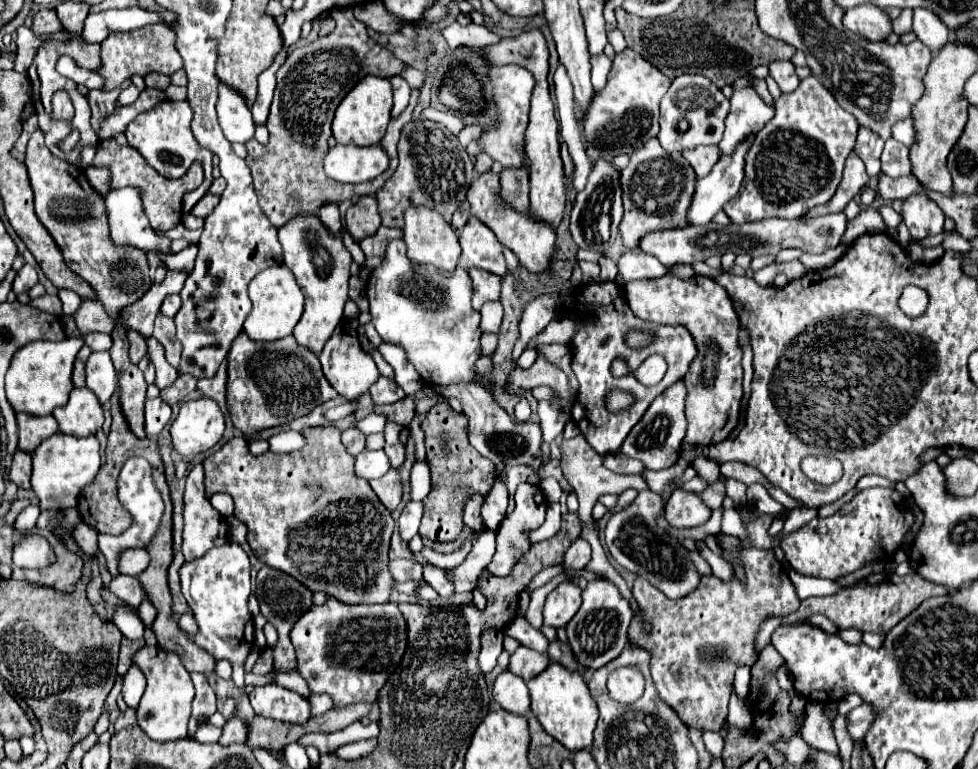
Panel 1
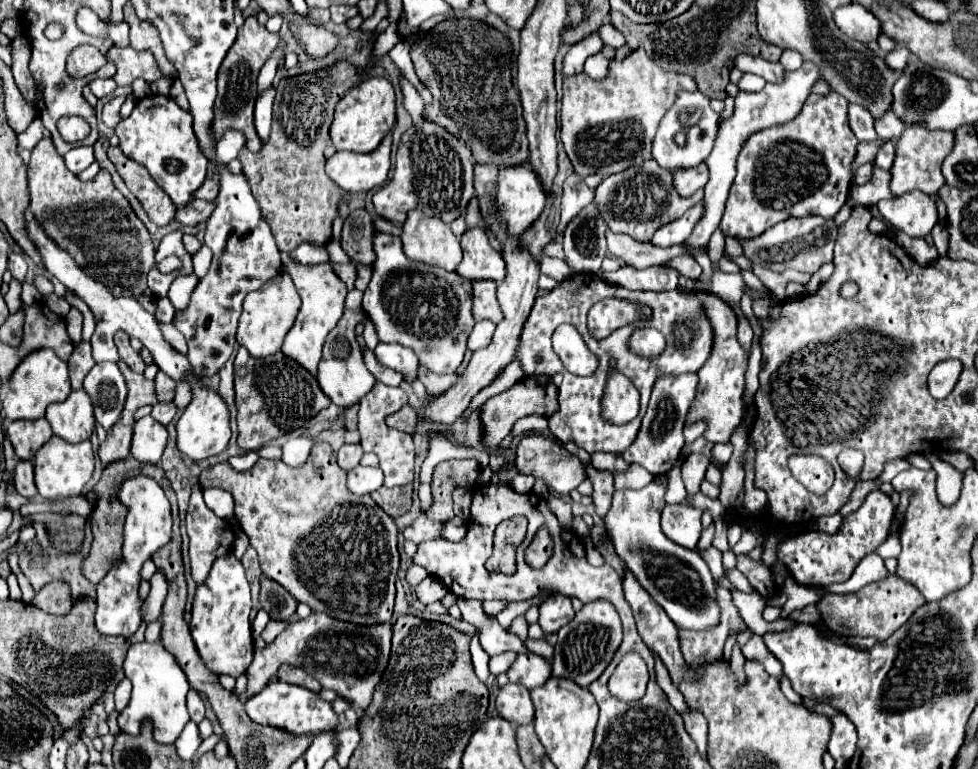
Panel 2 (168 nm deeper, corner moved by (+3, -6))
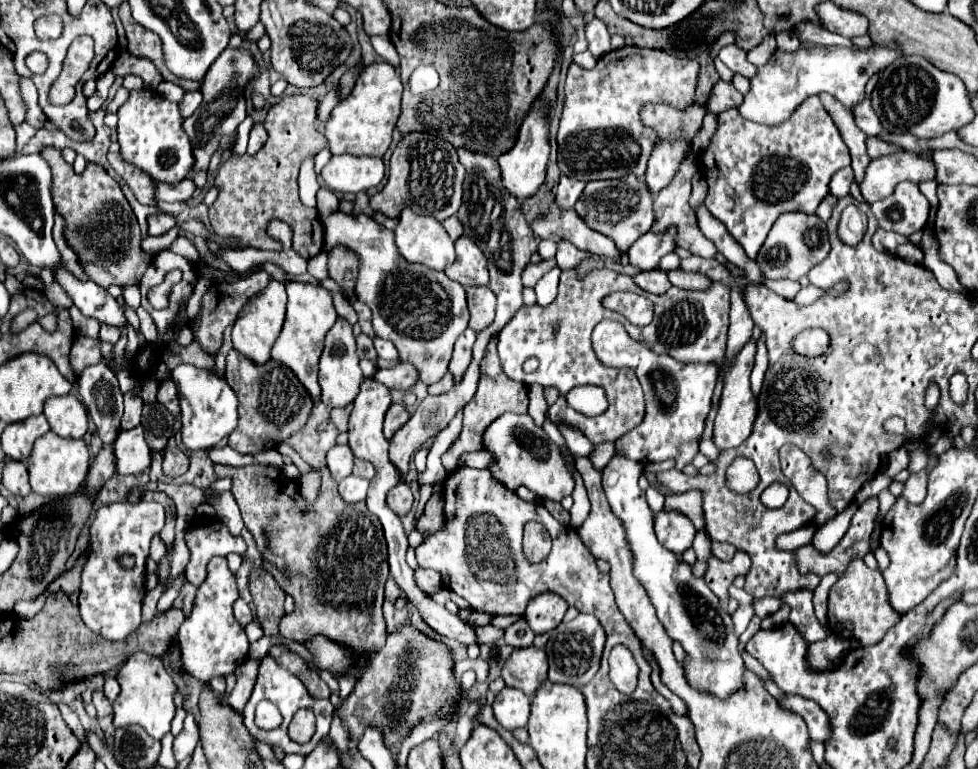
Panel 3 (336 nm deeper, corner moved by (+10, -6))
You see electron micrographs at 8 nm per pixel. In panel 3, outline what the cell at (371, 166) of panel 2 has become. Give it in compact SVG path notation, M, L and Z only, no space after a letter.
M332 156L330 162L324 166L322 170L322 180L326 182L326 186L332 190L332 192L338 192L338 194L346 194L346 192L352 192L352 194L358 194L360 190L368 190L368 188L374 188L382 182L384 178L384 164L382 164L382 158L368 158L368 156Z

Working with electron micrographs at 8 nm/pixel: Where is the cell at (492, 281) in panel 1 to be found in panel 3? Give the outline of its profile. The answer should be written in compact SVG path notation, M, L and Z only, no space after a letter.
M470 286L468 294L468 310L470 310L470 328L480 332L490 322L494 322L494 294L490 294L488 286Z

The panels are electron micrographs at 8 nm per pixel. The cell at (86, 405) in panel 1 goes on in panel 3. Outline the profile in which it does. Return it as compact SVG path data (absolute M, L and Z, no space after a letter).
M74 394L48 398L44 402L44 416L50 430L62 438L82 438L88 430L86 408Z

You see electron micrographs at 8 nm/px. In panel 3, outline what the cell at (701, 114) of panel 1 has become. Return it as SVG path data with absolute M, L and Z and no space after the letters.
M684 138L658 140L658 144L650 154L646 170L646 184L652 194L658 194L676 176L688 152L690 152L690 142L686 142Z

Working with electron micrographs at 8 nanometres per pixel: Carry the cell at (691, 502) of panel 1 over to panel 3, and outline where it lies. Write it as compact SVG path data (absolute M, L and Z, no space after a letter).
M666 510L654 516L654 528L658 542L662 542L662 546L666 546L678 556L692 546L696 534L694 524L684 514L666 512Z

